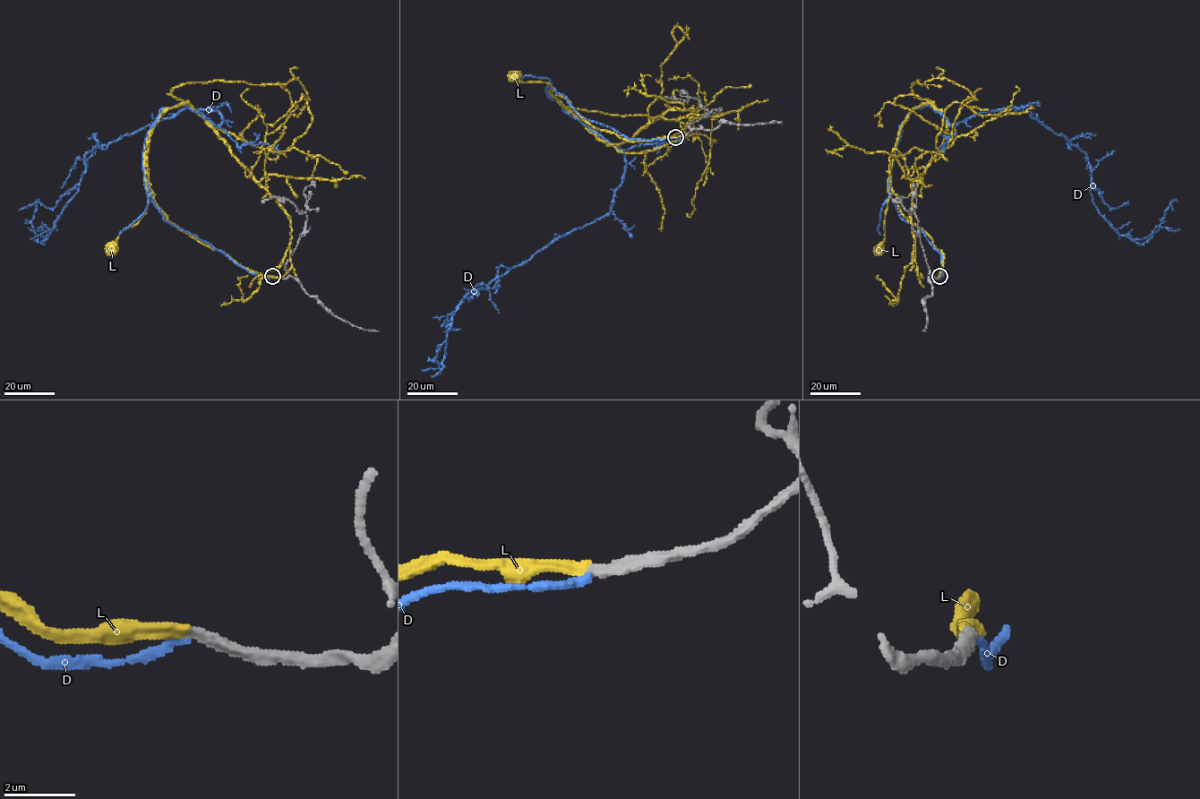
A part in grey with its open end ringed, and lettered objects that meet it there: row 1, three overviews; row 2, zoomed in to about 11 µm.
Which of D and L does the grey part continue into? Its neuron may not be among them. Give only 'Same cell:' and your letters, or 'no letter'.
Same cell: L

